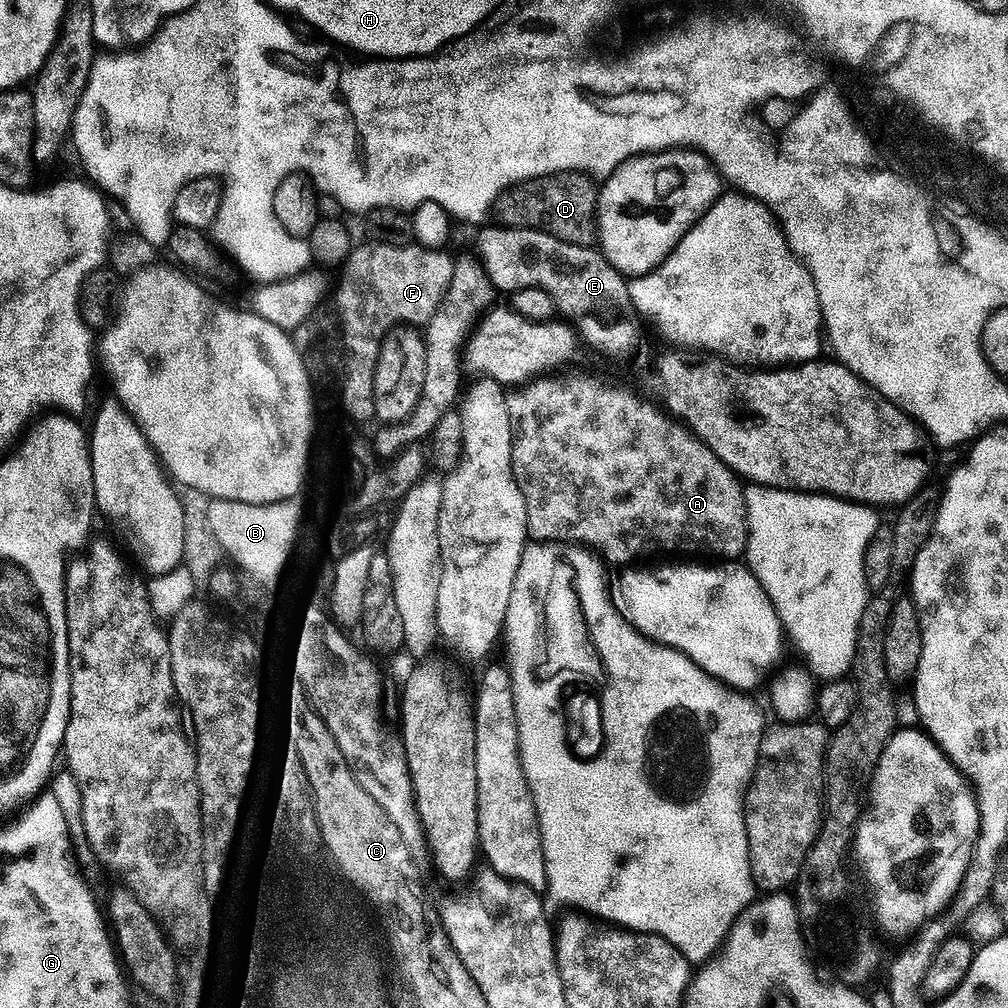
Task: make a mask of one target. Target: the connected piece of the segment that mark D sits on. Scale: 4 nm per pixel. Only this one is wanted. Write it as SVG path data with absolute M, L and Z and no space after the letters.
M551 172L534 180L521 180L500 193L494 205L494 216L506 228L539 228L562 242L592 246L598 240L597 191L597 181L586 172Z

